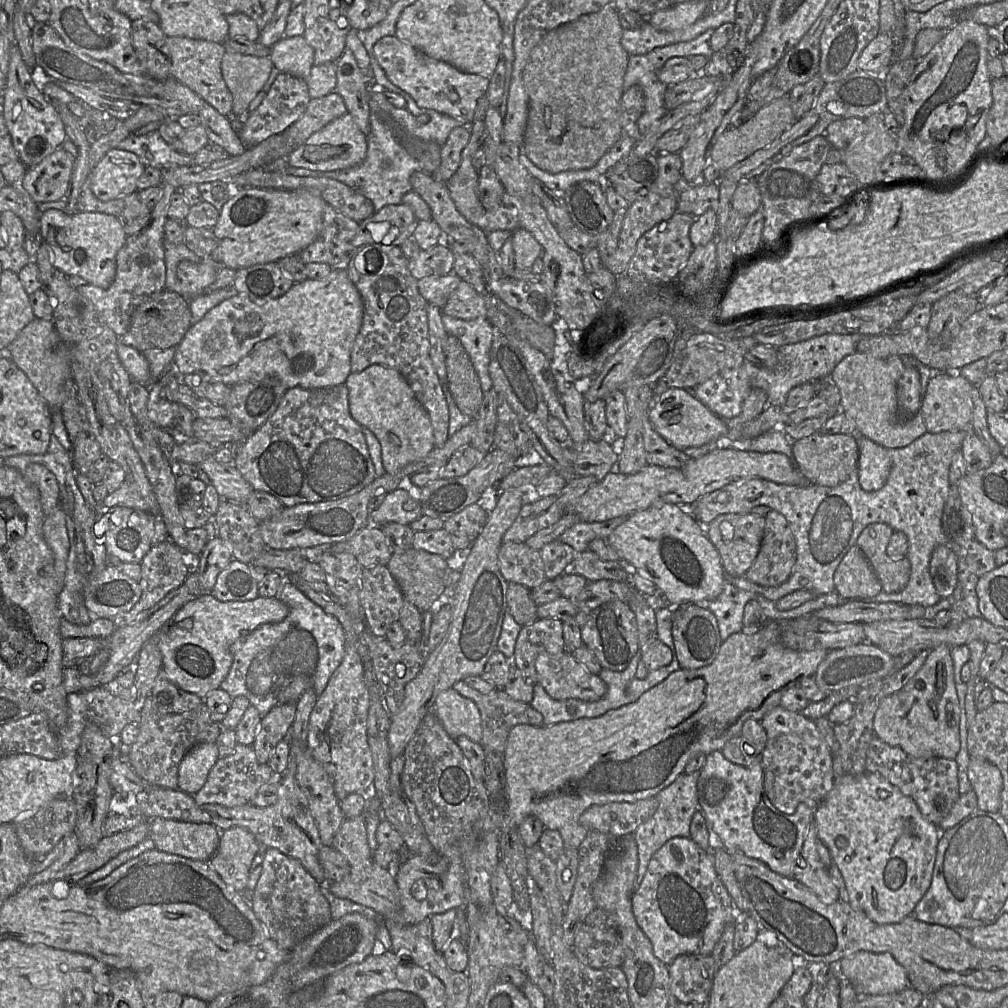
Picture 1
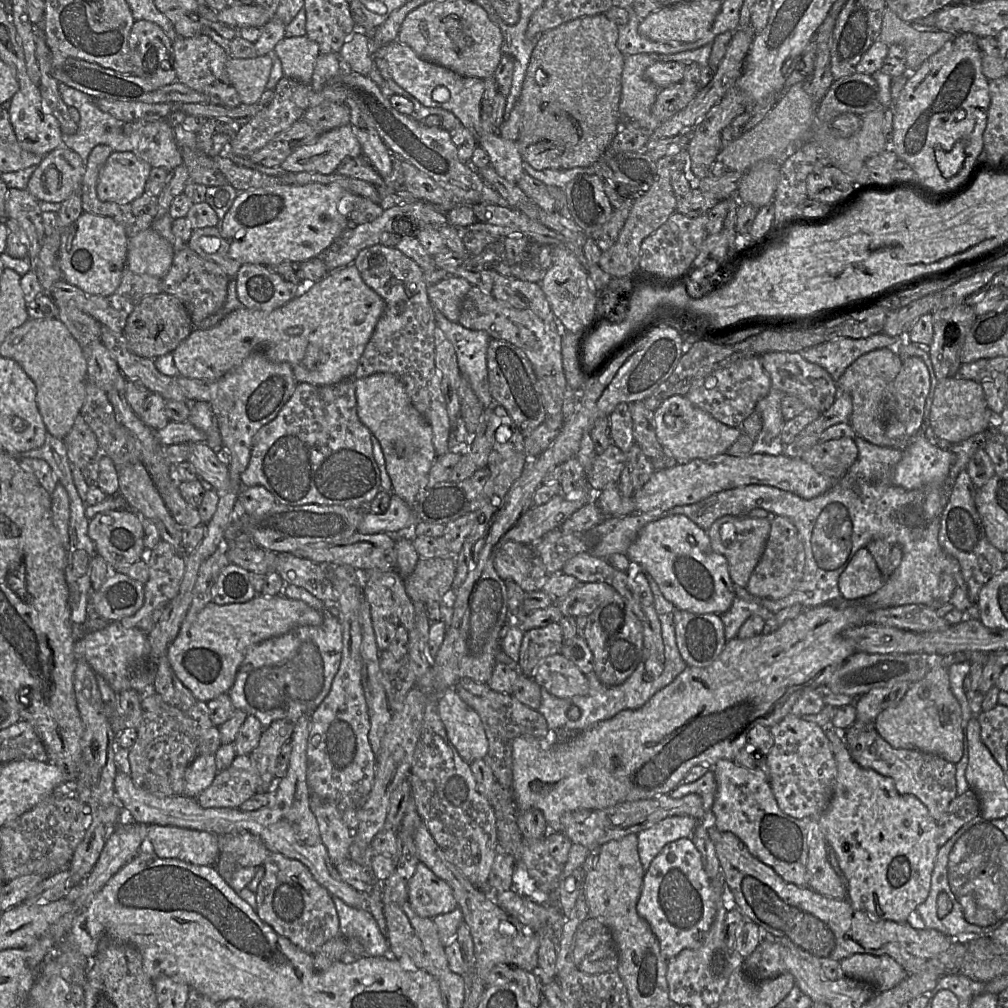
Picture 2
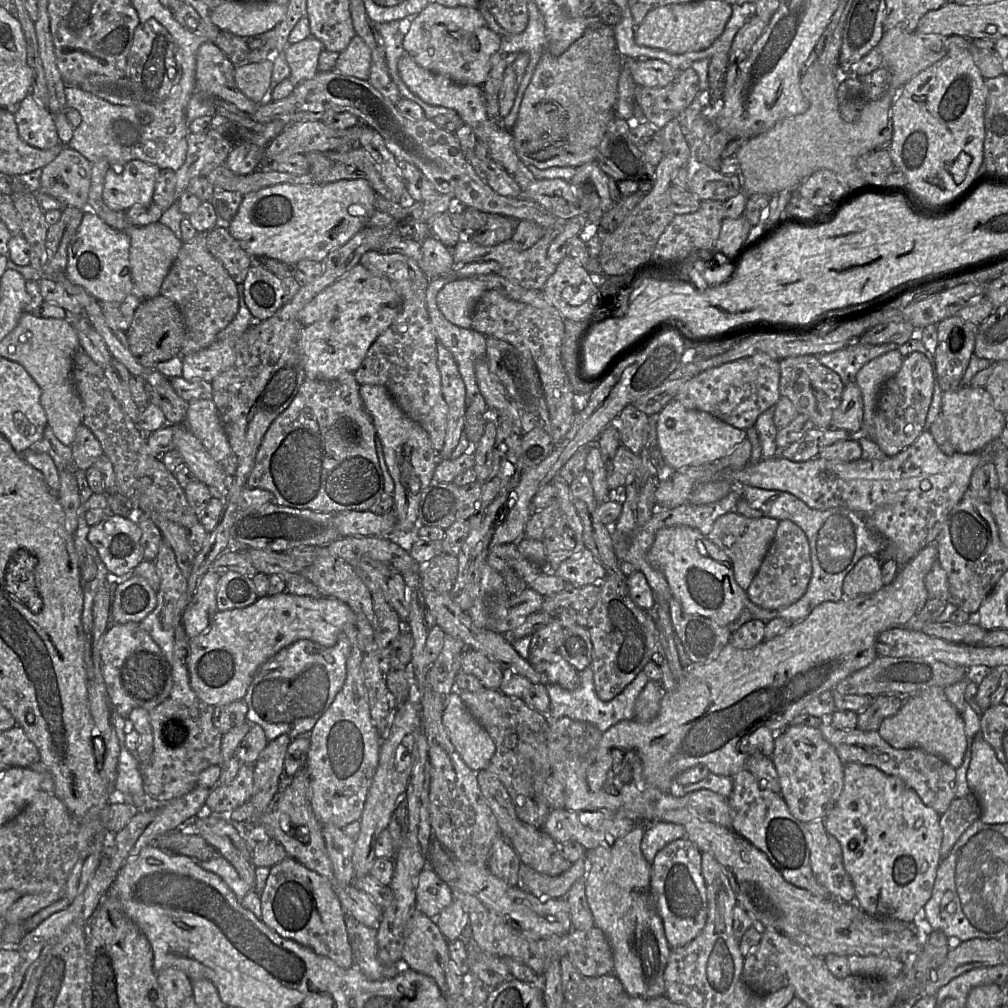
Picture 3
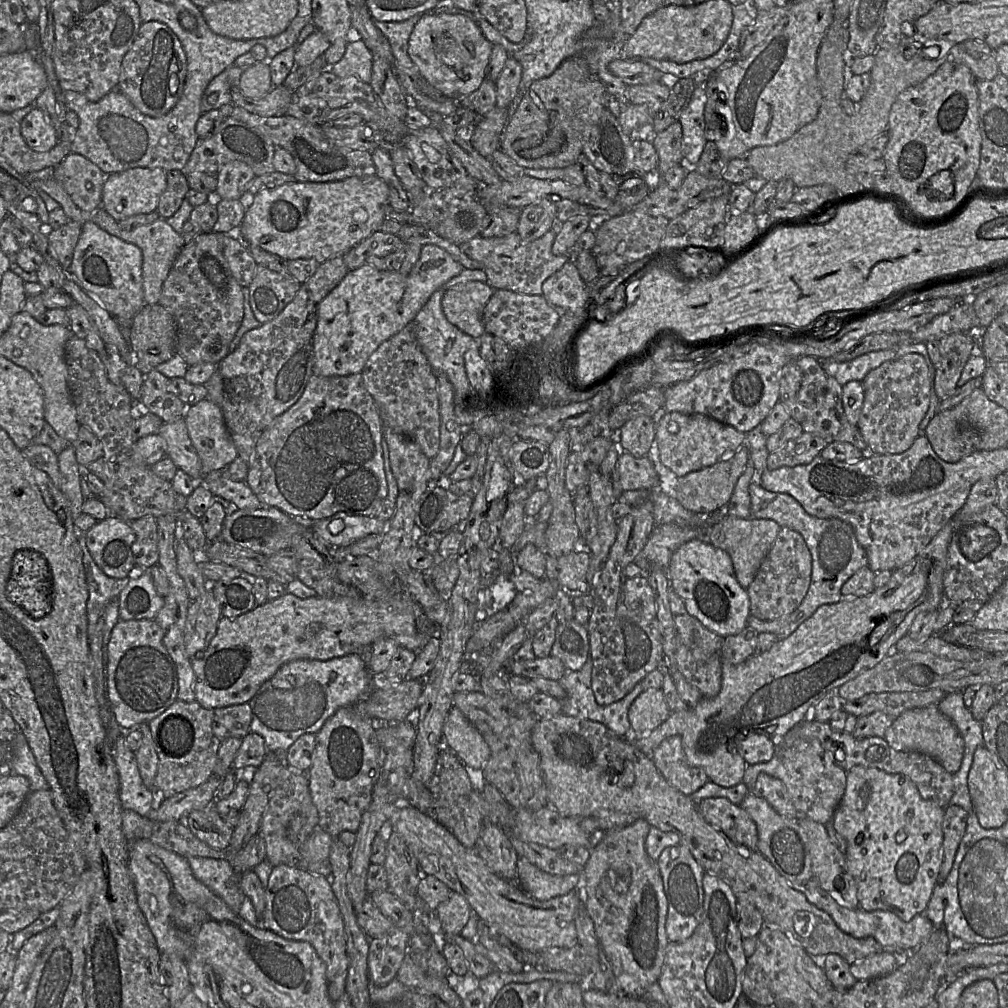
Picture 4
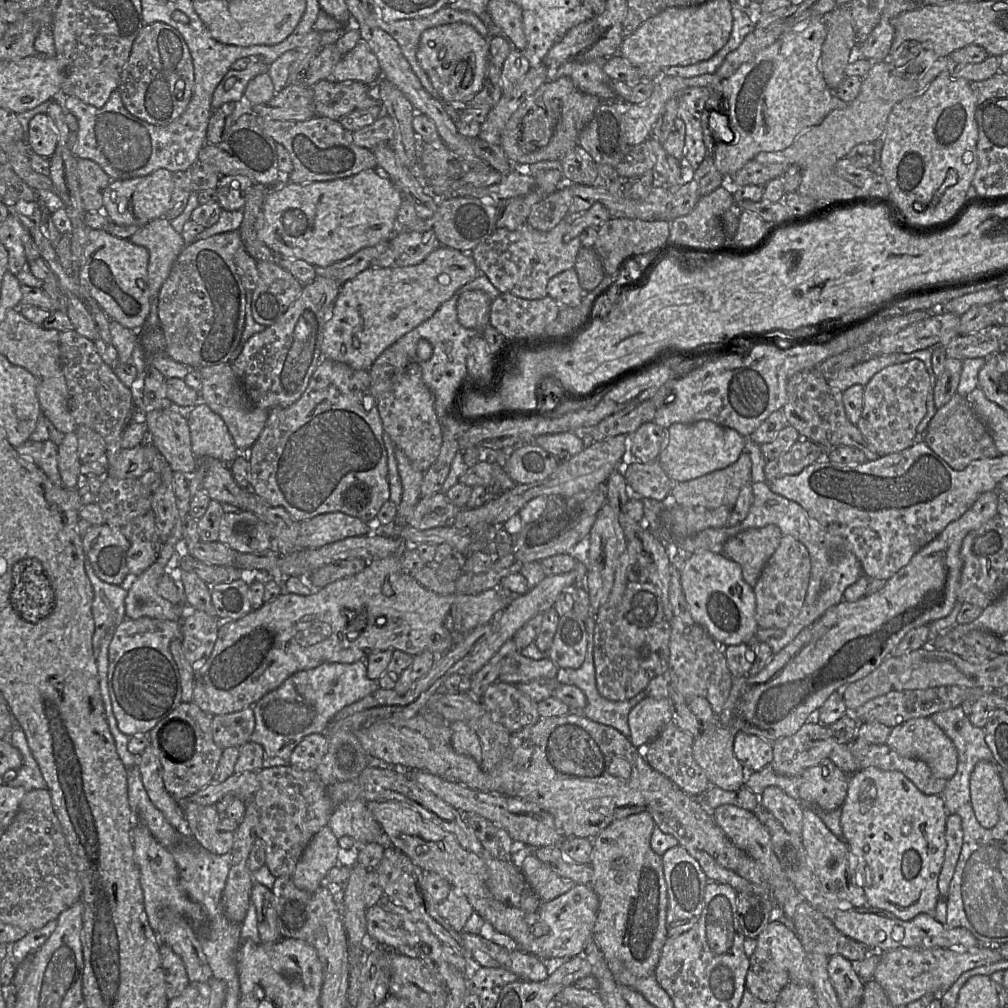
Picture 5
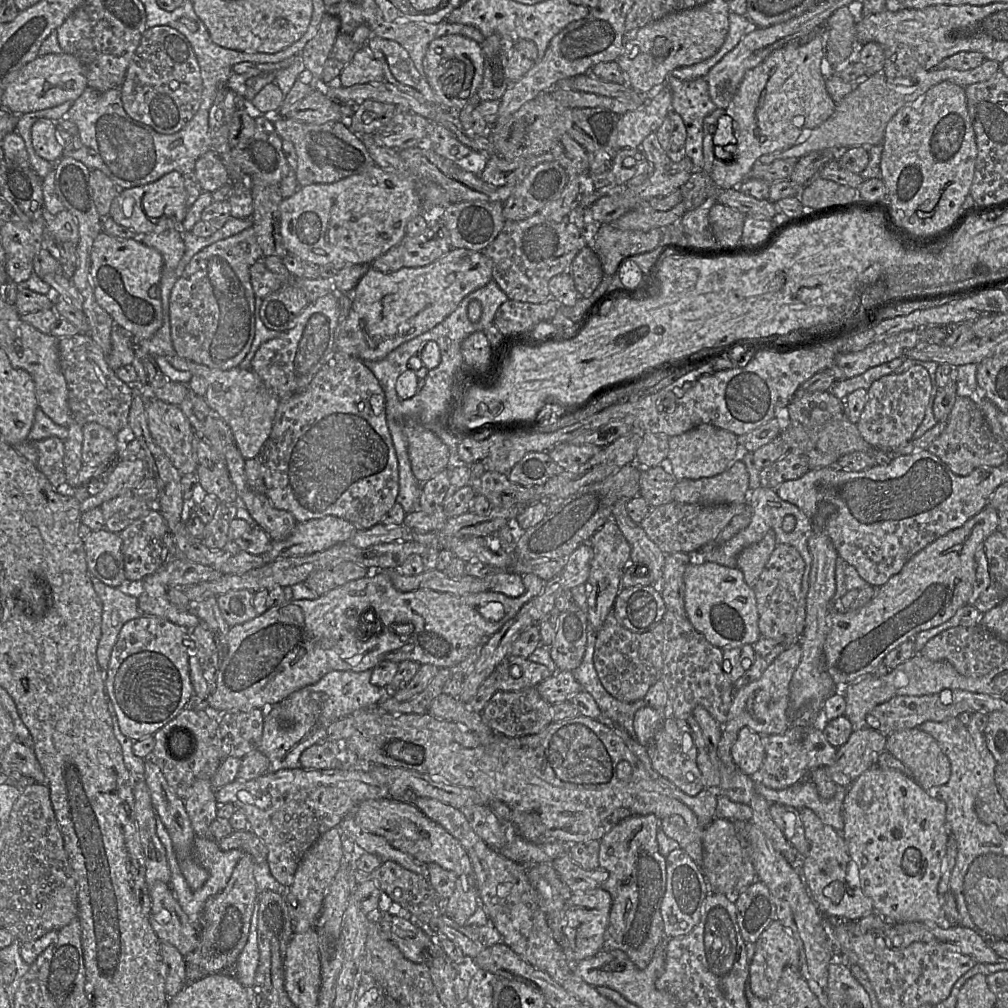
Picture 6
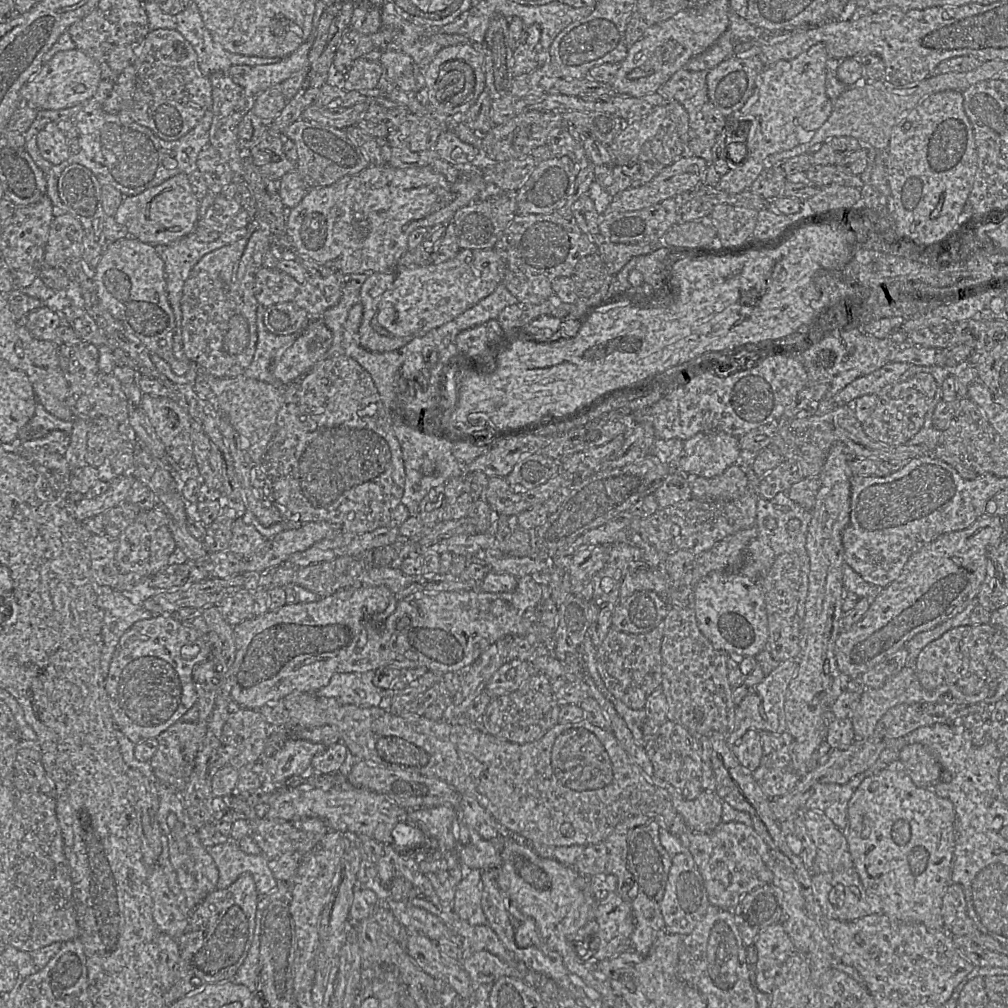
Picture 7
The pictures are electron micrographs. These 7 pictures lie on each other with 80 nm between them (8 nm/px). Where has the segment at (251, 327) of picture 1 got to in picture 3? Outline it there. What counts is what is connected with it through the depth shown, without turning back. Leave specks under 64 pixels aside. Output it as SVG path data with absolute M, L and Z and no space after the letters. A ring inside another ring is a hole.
M360 263L354 265L299 313L297 347L306 379L331 380L353 374L377 337L393 323L401 305L401 296L387 278L375 275ZM216 339L209 347L184 356L182 377L186 380L202 379L212 384L213 379L233 363L238 339Z

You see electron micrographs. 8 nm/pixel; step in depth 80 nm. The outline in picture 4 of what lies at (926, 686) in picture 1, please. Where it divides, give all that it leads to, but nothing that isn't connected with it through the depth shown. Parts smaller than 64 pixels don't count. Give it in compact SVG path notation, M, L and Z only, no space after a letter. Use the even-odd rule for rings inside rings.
M938 705L904 711L887 728L883 739L896 751L916 751L930 756L952 775L960 768L964 741L951 720L939 711Z

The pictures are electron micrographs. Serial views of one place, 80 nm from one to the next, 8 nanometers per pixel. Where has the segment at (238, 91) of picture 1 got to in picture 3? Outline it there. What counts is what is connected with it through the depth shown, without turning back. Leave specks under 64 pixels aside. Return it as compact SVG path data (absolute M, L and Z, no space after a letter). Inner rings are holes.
M271 58L235 66L234 80L237 88L253 102L265 102L272 91L270 88L272 69Z

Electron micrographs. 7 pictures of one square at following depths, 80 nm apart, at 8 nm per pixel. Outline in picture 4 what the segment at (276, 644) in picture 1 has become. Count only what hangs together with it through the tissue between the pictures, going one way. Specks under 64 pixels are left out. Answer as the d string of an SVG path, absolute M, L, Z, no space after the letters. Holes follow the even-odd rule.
M357 653L330 660L293 660L282 665L277 672L259 688L249 701L252 710L250 731L260 734L268 753L282 753L283 757L290 746L304 734L316 734L338 709L354 706L369 696L380 685L380 676L375 676L368 668L365 659Z

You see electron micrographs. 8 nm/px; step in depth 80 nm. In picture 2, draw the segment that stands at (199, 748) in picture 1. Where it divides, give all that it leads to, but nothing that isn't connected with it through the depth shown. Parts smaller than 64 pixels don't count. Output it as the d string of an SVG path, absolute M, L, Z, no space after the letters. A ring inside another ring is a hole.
M205 754L197 757L185 771L183 795L197 798L212 784L217 773L215 755Z

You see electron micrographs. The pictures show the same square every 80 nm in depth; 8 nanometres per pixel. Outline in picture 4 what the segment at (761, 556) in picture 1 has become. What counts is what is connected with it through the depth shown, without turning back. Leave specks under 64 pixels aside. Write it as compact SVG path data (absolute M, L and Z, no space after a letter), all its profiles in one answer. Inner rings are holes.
M780 527L753 582L746 589L750 600L750 614L764 621L776 620L791 614L807 593L811 571L811 553L801 534L787 527Z

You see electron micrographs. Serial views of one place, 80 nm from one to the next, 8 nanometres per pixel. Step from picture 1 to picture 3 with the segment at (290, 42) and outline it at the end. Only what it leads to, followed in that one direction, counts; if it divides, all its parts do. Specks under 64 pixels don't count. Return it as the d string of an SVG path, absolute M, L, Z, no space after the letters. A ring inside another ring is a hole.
M312 36L300 42L288 44L283 53L290 67L291 81L298 84L312 79L318 72L318 58L323 50L321 41Z

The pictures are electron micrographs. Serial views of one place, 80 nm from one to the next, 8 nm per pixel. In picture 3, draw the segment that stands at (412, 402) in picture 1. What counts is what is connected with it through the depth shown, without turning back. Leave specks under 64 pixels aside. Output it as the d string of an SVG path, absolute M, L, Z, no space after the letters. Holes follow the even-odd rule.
M360 385L359 394L366 411L370 414L376 435L382 443L382 449L389 473L394 481L393 507L396 523L387 536L398 545L406 540L407 534L416 530L417 508L422 493L433 481L433 474L438 462L428 433L410 419L394 402L386 387L381 385Z

